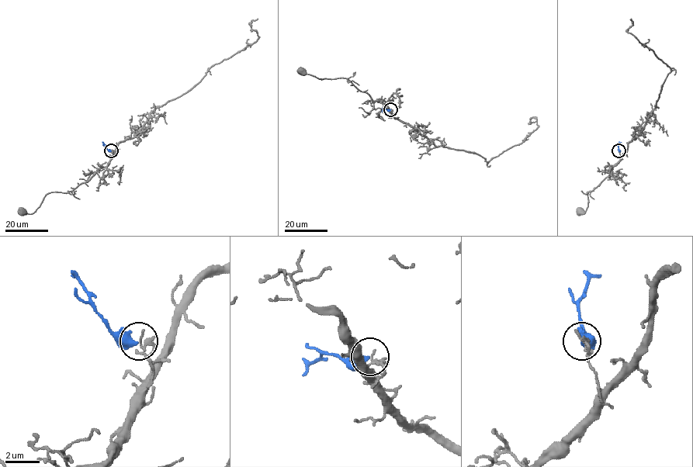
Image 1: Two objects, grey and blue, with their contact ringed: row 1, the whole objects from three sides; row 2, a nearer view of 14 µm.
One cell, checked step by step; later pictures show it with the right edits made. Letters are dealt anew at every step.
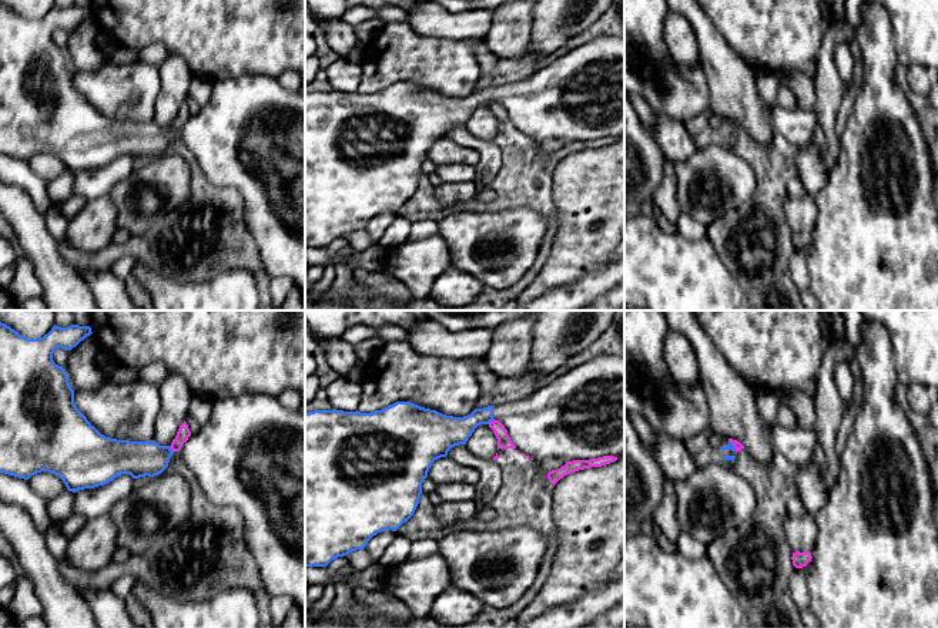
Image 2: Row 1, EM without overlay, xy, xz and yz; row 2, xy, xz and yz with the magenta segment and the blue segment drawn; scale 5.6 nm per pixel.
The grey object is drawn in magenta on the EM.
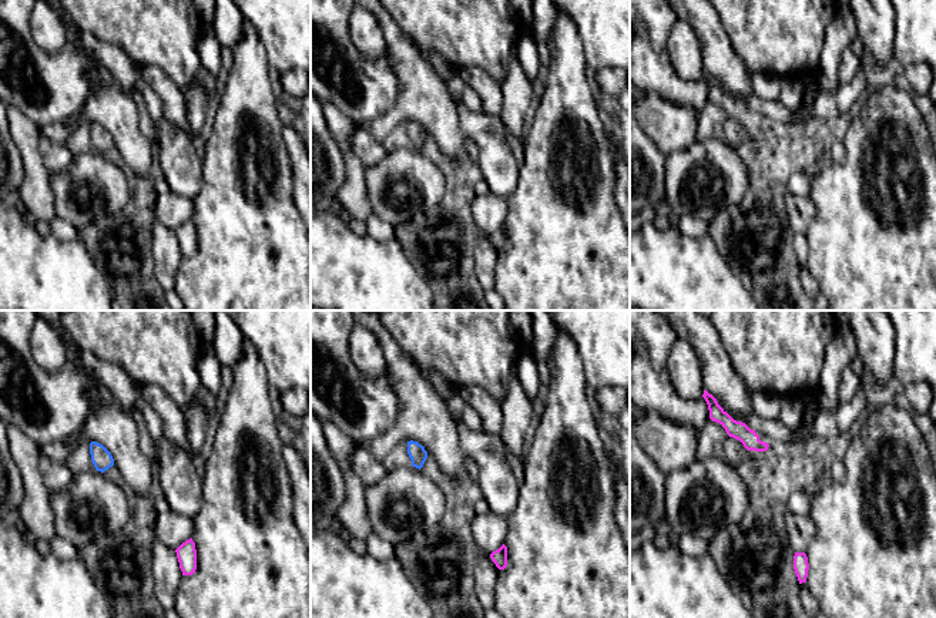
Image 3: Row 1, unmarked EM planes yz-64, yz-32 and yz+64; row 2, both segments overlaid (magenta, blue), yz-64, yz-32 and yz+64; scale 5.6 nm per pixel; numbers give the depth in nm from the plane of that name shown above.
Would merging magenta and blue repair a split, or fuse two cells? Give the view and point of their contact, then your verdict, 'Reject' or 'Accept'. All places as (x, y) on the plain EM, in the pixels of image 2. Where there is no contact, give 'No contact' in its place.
Touches magenta at xy (171, 130). Reject

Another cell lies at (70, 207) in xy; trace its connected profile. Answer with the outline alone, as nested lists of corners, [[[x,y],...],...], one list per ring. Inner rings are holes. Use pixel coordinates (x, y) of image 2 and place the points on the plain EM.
[[[70,197],[61,204],[58,204],[58,211],[63,214],[64,218],[73,218],[81,208],[87,204],[87,199],[81,197]]]

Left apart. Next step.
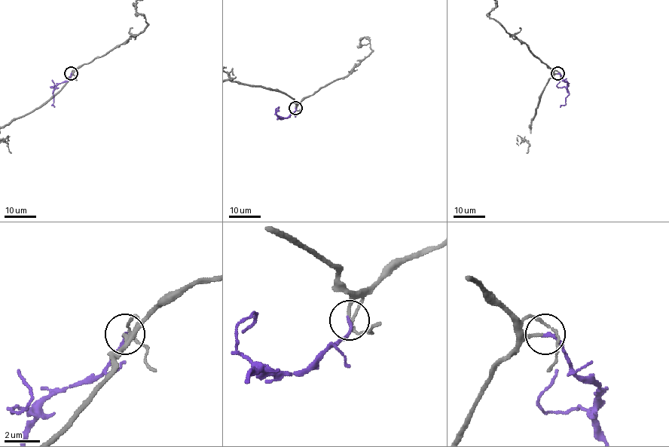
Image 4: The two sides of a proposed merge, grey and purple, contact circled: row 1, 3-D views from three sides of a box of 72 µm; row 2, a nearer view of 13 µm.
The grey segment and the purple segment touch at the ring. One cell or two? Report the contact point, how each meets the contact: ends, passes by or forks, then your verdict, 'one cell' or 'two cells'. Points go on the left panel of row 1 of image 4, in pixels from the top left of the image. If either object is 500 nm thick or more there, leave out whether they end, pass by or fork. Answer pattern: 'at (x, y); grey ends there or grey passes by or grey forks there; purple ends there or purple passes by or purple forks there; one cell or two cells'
at (71, 73); grey ends there; purple ends there; one cell

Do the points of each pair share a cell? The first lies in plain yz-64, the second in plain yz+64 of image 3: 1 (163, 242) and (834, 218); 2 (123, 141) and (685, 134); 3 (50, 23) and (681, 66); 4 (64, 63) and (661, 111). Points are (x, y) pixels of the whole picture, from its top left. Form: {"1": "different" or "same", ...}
{"1": "different", "2": "different", "3": "same", "4": "different"}

